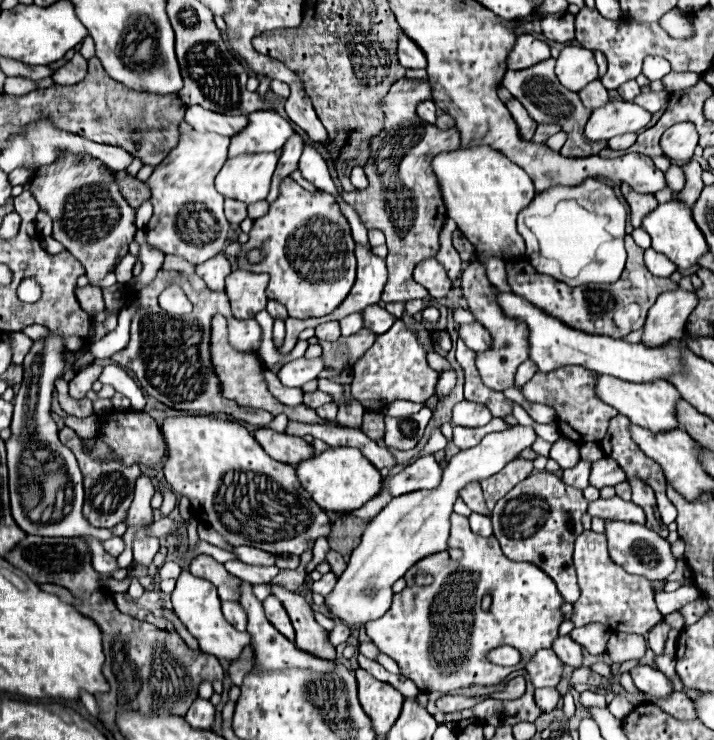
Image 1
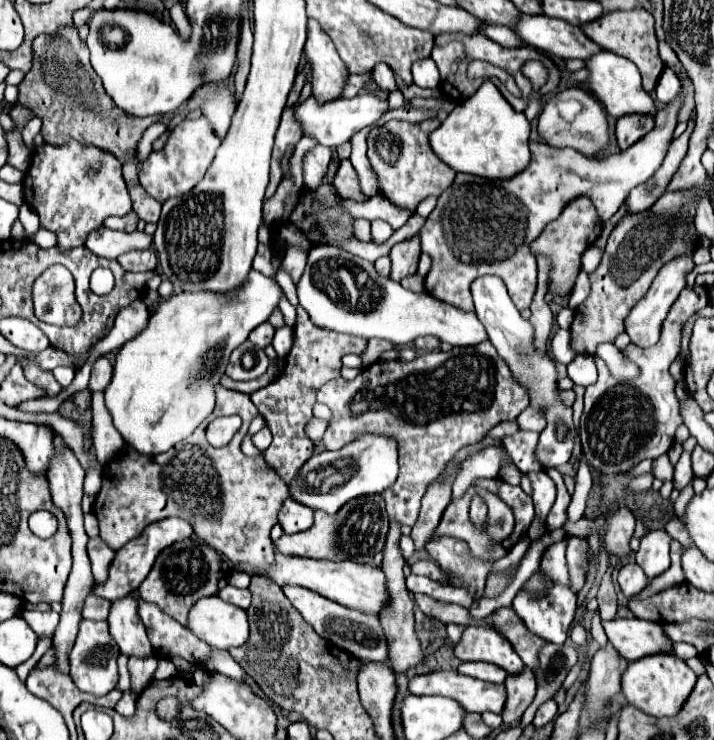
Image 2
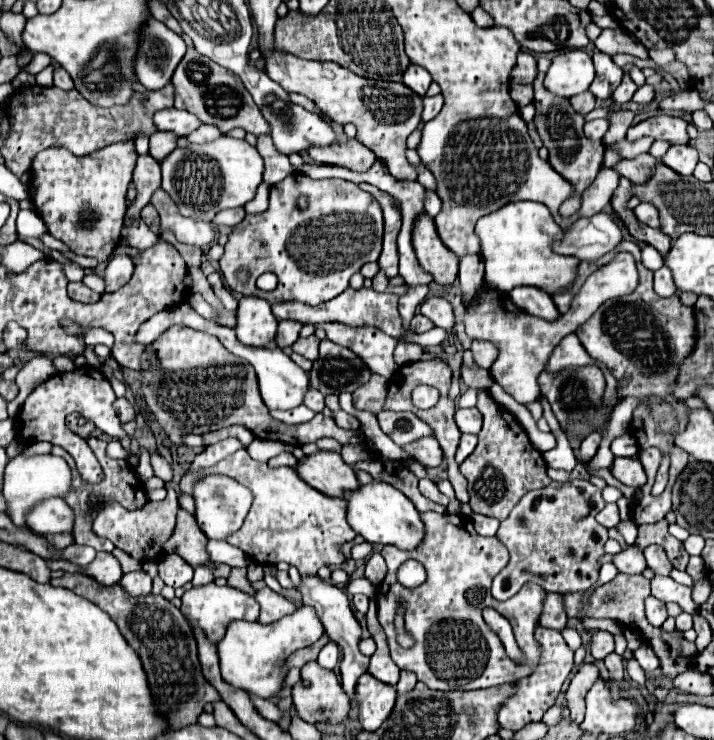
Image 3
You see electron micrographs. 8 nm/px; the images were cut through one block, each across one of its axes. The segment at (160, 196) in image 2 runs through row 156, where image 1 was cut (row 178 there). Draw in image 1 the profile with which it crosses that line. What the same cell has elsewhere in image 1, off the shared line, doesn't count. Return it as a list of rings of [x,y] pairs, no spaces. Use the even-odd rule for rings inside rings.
[[[180,134],[180,140],[170,154],[154,166],[146,184],[152,190],[154,214],[146,224],[146,238],[164,254],[176,254],[192,264],[206,262],[222,252],[228,236],[228,220],[222,212],[224,196],[216,192],[214,178],[220,166],[228,160],[230,138],[218,134]]]

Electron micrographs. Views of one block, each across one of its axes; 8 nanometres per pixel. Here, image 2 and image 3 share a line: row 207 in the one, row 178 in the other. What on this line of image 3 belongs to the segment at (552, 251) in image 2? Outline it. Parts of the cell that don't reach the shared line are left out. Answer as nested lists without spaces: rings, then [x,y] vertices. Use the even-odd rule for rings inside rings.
[[[540,72],[536,76],[536,80],[534,80],[534,106],[536,106],[534,124],[536,124],[536,130],[538,130],[544,146],[550,150],[548,162],[552,164],[552,168],[558,174],[562,174],[564,178],[568,178],[568,182],[572,182],[576,186],[576,194],[560,206],[560,214],[572,216],[580,208],[580,192],[590,186],[592,178],[602,168],[606,146],[602,142],[592,142],[592,140],[588,140],[588,138],[582,136],[584,134],[582,132],[584,116],[580,116],[578,112],[574,112],[574,108],[570,106],[570,100],[568,98],[556,96],[556,94],[548,92],[544,88],[544,84],[542,84],[542,80],[544,80],[544,74]]]

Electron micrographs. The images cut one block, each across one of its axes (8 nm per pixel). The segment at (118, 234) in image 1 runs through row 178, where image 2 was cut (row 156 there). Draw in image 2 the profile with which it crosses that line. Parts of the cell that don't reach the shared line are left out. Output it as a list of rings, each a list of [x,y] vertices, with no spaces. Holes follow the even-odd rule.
[[[68,140],[60,146],[36,146],[22,186],[26,204],[38,212],[40,226],[56,234],[56,246],[62,252],[83,246],[88,234],[98,230],[108,216],[124,216],[132,210],[118,158],[106,150],[76,140]]]

